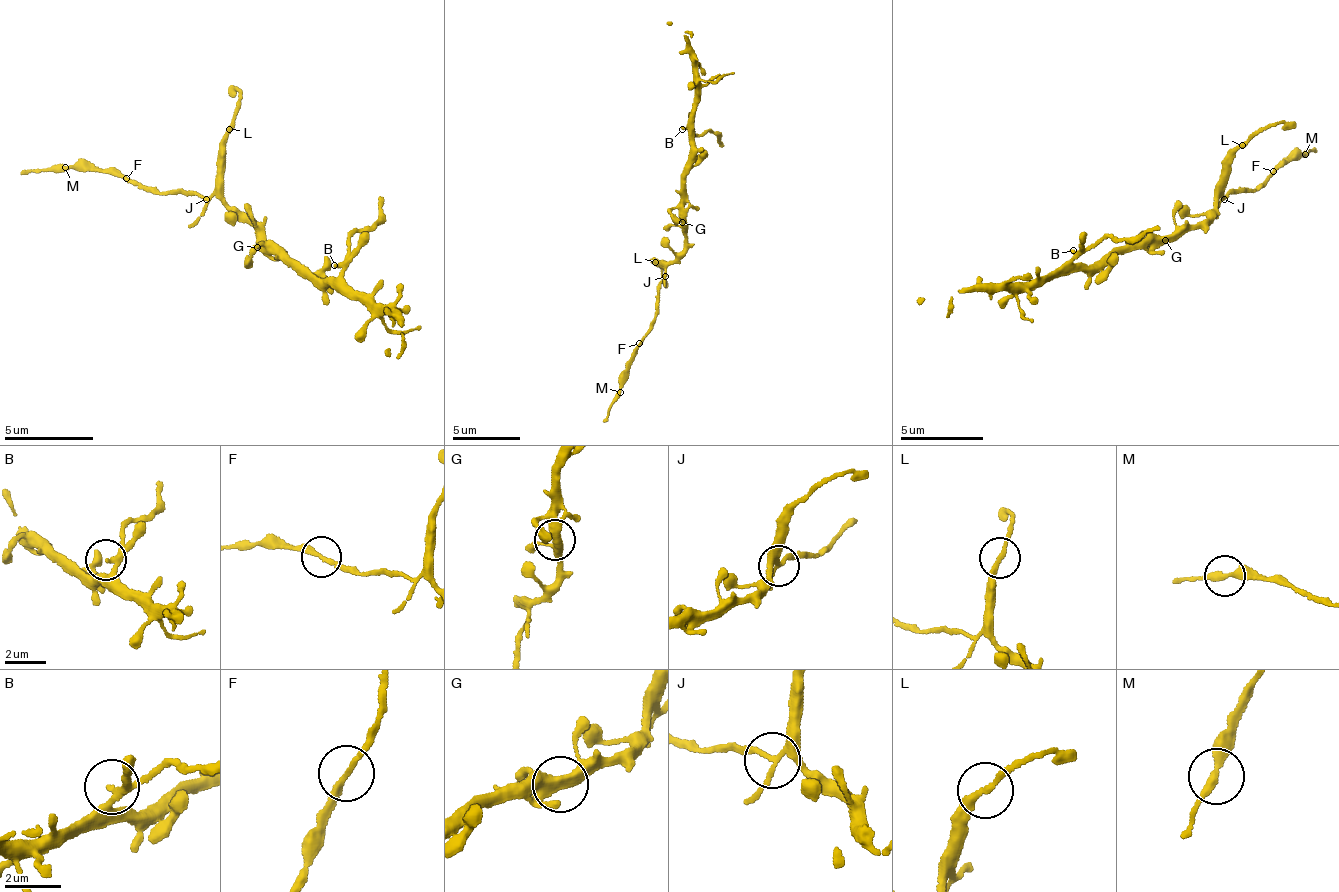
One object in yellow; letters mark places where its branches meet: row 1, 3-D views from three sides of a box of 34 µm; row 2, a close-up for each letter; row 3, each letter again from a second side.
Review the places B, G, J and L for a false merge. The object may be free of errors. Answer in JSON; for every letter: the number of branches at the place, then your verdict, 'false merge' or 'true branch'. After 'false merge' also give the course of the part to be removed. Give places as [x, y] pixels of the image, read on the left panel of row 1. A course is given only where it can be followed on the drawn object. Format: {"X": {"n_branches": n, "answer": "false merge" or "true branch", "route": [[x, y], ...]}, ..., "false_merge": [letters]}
{"B": {"n_branches": 2, "answer": "true branch"}, "G": {"n_branches": 3, "answer": "true branch"}, "J": {"n_branches": 4, "answer": "false merge", "route": [[205, 199], [153, 189], [124, 173], [93, 166], [22, 173]]}, "L": {"n_branches": 2, "answer": "true branch"}, "false_merge": ["J"]}

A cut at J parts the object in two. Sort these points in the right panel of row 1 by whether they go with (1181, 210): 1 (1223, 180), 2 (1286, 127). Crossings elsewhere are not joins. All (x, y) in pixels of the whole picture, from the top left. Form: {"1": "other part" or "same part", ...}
{"1": "same part", "2": "same part"}

